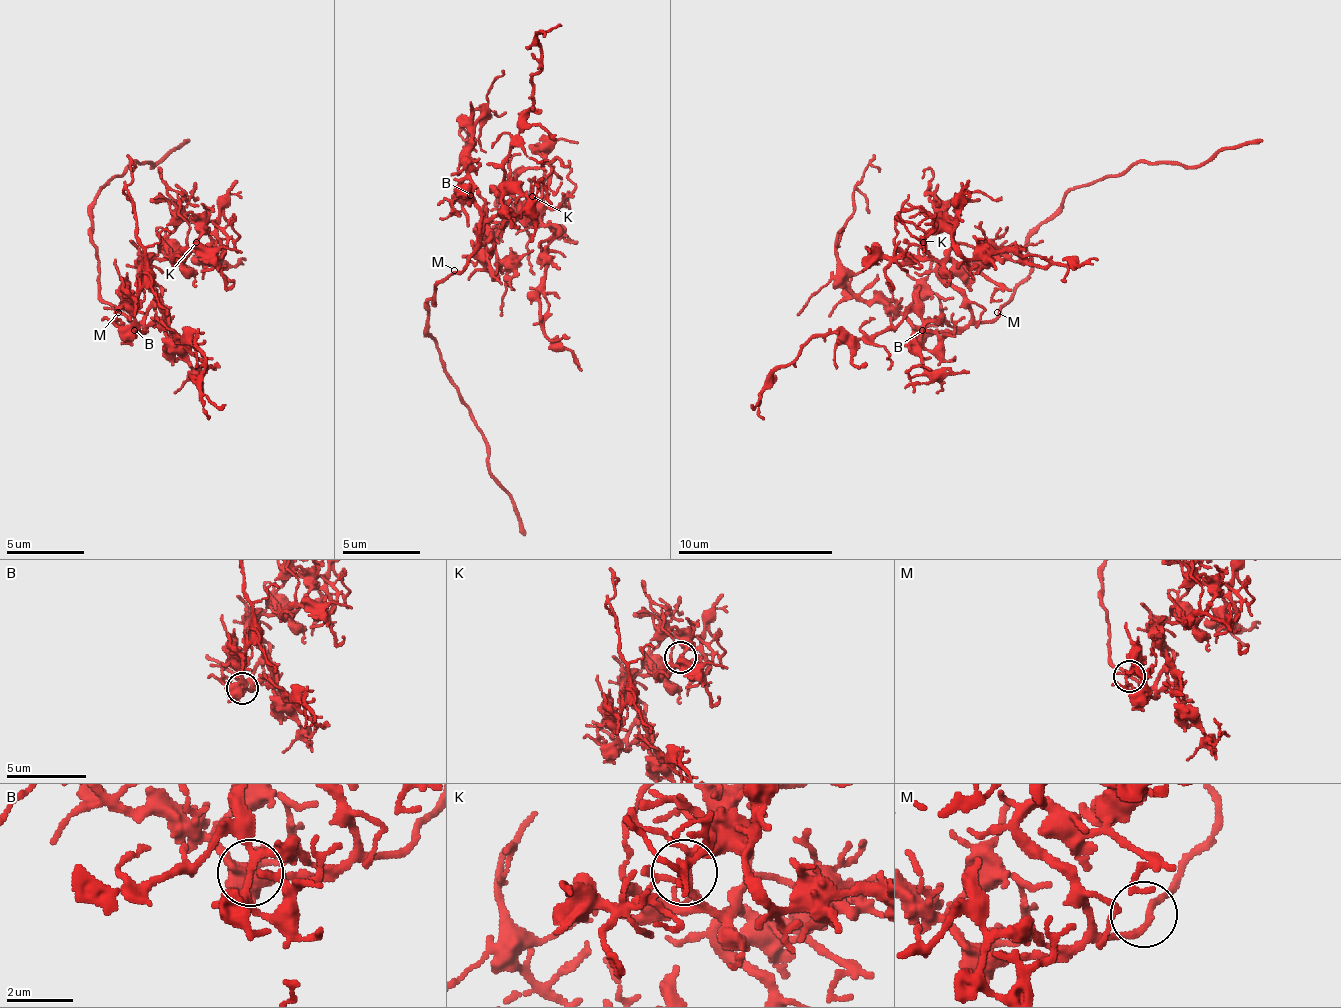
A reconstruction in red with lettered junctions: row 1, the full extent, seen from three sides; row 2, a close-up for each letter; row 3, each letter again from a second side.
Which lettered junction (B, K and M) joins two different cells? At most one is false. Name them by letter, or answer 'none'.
none

